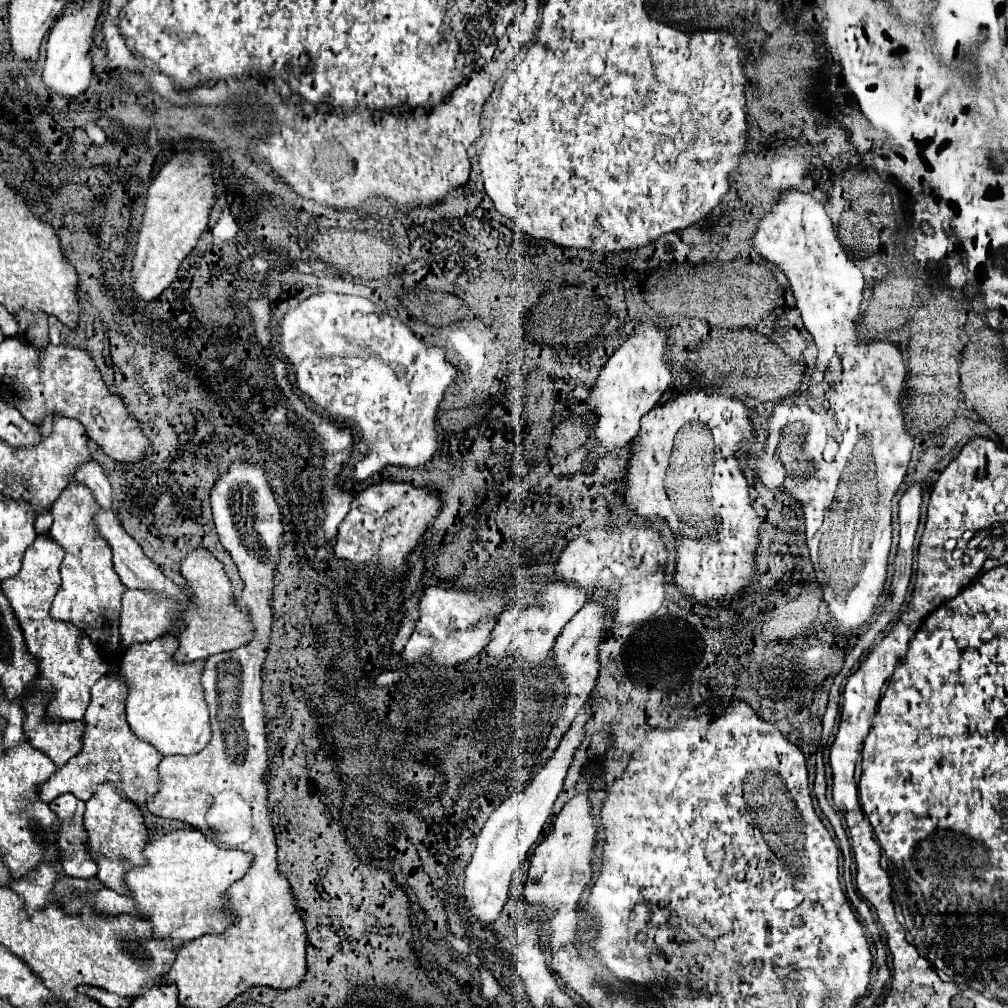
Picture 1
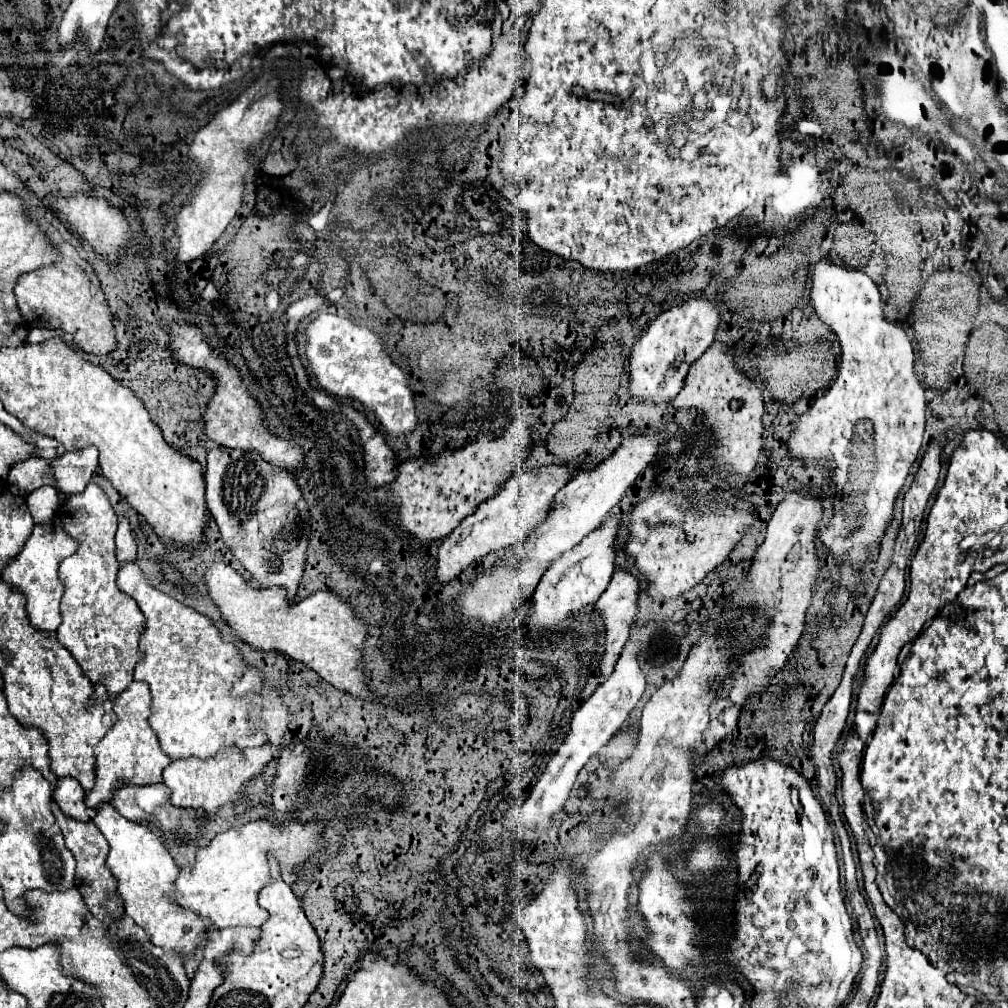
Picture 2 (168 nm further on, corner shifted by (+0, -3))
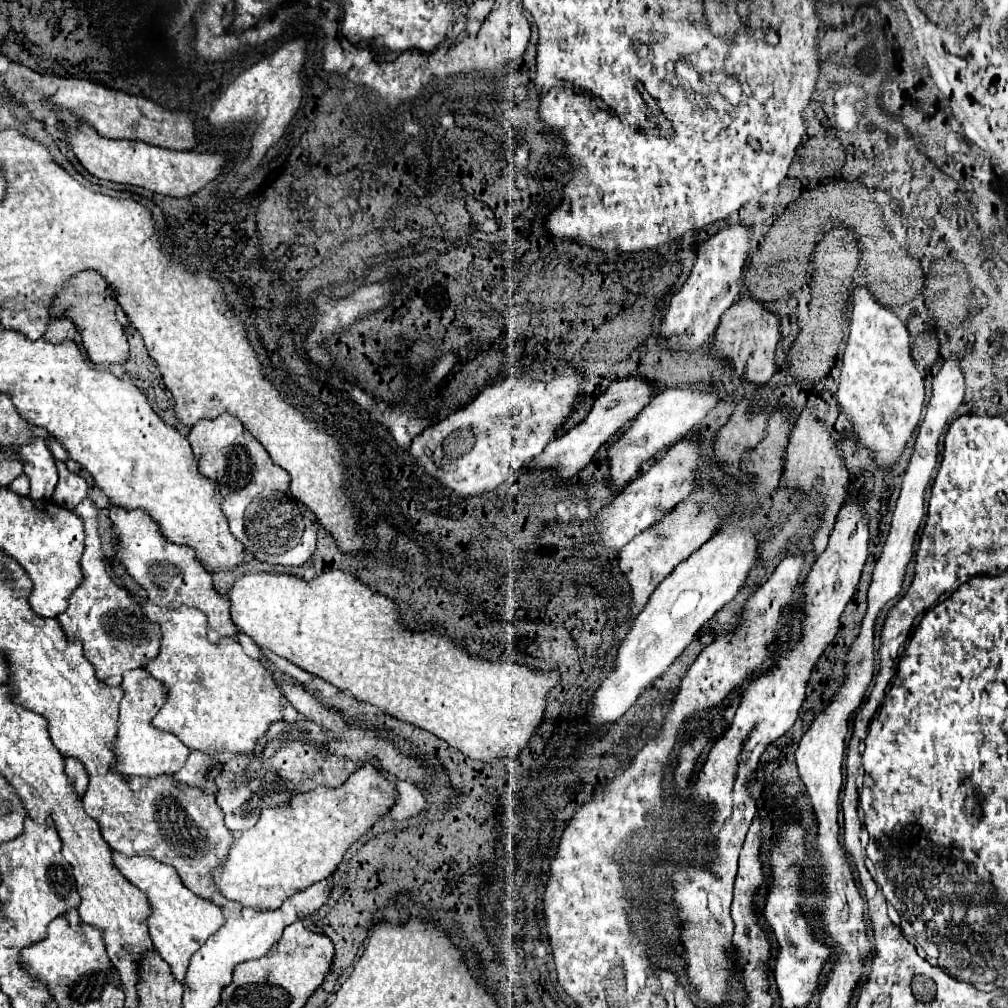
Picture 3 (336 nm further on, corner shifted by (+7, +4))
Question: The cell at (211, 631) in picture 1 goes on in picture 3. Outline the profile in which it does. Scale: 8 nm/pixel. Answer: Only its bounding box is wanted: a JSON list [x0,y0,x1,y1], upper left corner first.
[228,570,560,762]

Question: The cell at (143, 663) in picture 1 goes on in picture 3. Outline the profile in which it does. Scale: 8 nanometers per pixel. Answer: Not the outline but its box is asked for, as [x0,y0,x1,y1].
[134,596,284,764]

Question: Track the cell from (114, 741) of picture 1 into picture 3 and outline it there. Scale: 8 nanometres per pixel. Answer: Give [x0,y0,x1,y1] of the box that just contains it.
[112,668,190,776]

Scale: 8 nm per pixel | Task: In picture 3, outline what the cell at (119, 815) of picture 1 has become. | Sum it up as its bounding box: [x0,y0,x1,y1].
[112,852,224,982]

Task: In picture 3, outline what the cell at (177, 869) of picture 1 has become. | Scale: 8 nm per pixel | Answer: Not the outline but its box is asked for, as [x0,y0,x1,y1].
[214,764,396,910]

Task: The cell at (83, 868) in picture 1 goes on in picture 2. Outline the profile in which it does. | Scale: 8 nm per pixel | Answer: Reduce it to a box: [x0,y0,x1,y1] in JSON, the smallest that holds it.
[53,779,91,821]

